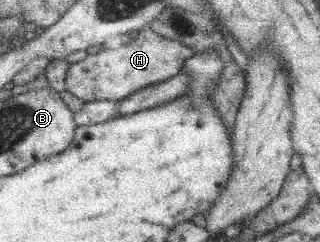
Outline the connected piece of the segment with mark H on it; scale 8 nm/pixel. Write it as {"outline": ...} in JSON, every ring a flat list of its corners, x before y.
{"outline":[[144,28,134,34,132,40,126,40,123,46,113,49,96,49,90,52,87,58,70,65,68,74,65,78,66,91,74,96,80,97,85,102,93,100,114,100,121,101,123,98,130,96,133,92,148,87,150,84,164,82,172,79,172,76,180,73,187,61,195,56,195,51,182,42,170,40,156,34,156,32]]}

